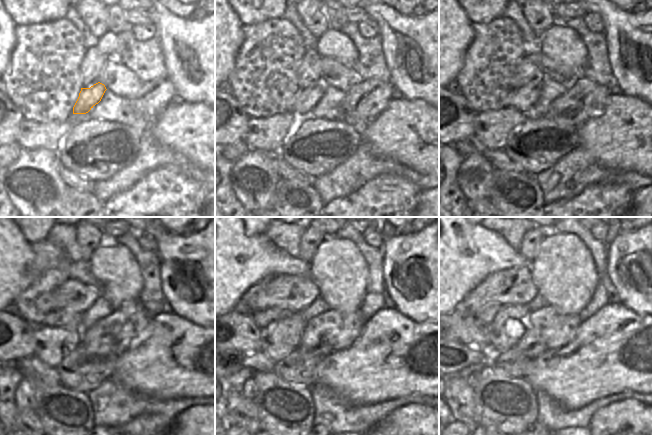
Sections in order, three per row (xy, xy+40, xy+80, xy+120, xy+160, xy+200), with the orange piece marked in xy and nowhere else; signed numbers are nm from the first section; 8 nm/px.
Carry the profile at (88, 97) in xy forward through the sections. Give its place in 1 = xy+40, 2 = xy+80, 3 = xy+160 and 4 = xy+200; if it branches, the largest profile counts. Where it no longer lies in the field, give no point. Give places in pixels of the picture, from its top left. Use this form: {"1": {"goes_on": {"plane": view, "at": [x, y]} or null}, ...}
{"1": {"goes_on": {"plane": "xy+40", "at": [307, 98]}}, "2": {"goes_on": {"plane": "xy+80", "at": [523, 98]}}, "3": {"goes_on": {"plane": "xy+160", "at": [261, 317]}}, "4": {"goes_on": {"plane": "xy+200", "at": [486, 314]}}}

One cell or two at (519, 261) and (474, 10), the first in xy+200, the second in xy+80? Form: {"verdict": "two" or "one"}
{"verdict": "two"}

